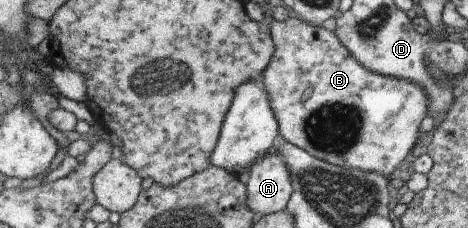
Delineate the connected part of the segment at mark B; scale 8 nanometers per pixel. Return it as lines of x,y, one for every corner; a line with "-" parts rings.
296,16
283,21
274,20
268,27
275,49
260,82
269,96
284,140
344,170
376,173
389,179
418,142
420,123
427,116
425,91
410,81
369,71
340,44
334,32
324,27
313,27

